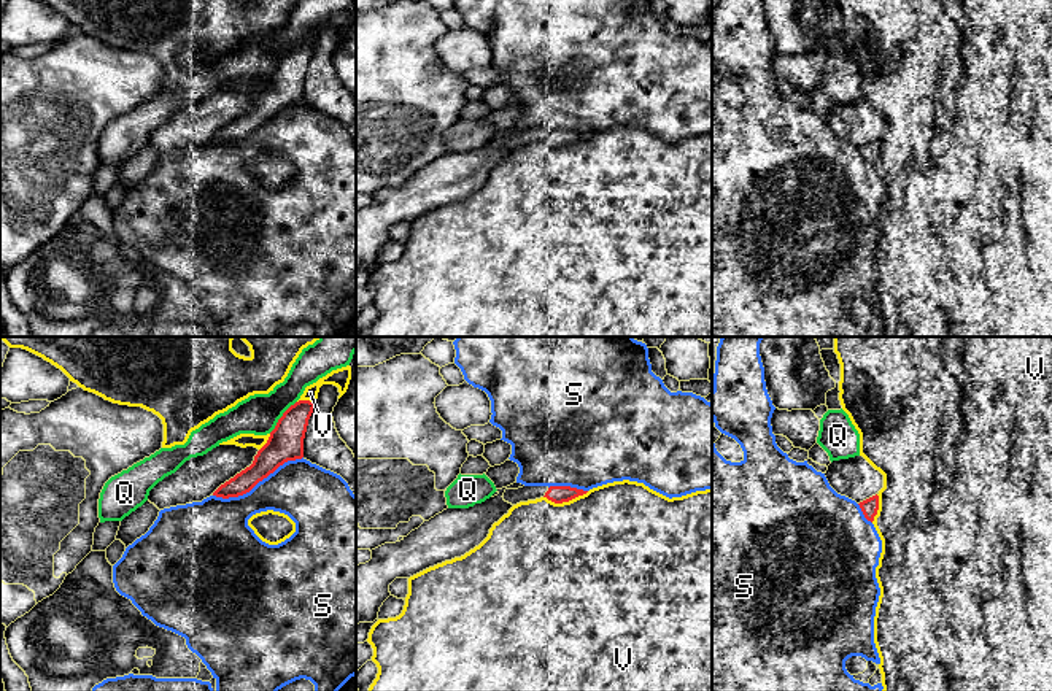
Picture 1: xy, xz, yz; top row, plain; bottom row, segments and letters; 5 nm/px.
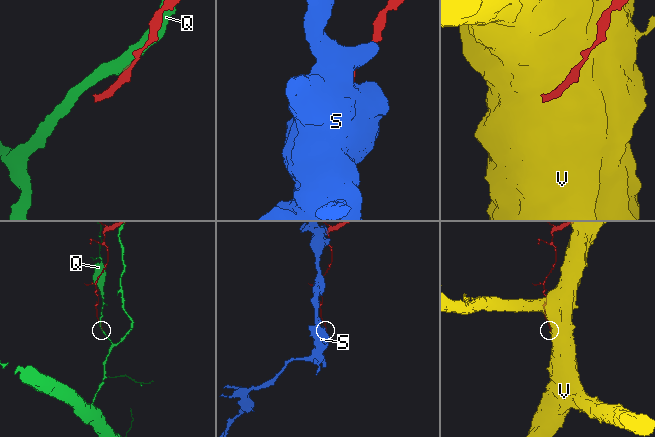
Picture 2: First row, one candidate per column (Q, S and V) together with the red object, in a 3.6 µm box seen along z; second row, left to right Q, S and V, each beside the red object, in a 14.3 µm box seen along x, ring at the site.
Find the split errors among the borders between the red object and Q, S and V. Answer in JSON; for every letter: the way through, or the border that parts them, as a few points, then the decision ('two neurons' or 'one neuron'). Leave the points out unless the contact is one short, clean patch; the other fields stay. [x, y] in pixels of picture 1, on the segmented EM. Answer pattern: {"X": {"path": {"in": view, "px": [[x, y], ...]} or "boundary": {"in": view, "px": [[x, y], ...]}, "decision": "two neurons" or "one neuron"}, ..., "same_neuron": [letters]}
{"Q": {"decision": "two neurons"}, "S": {"decision": "two neurons"}, "V": {"decision": "two neurons"}, "same_neuron": []}

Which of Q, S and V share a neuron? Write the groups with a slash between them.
Q / S / V

